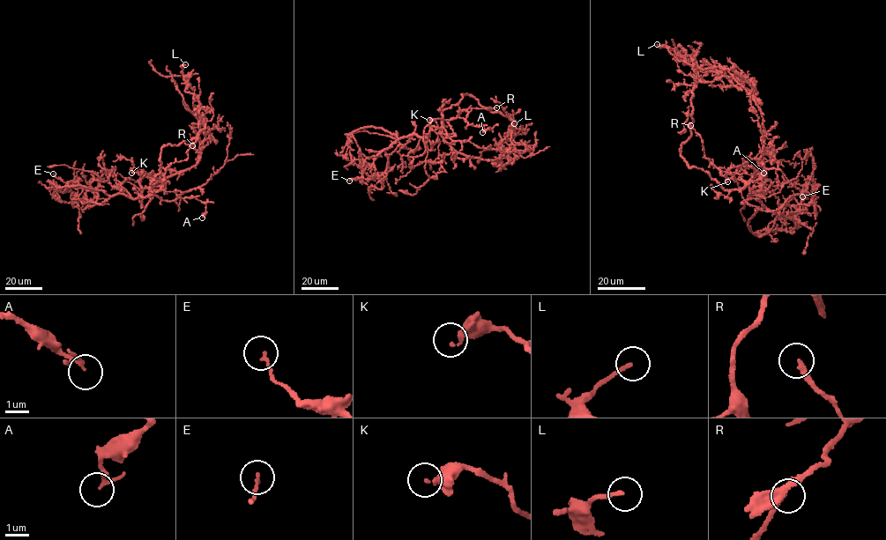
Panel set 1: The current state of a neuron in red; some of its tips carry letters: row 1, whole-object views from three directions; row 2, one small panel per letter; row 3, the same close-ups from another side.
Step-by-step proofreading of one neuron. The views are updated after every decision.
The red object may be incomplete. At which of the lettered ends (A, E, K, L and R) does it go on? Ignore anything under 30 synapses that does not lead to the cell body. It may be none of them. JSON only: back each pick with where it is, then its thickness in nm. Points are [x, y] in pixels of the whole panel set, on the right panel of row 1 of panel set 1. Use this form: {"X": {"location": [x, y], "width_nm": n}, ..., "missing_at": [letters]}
{"missing_at": []}

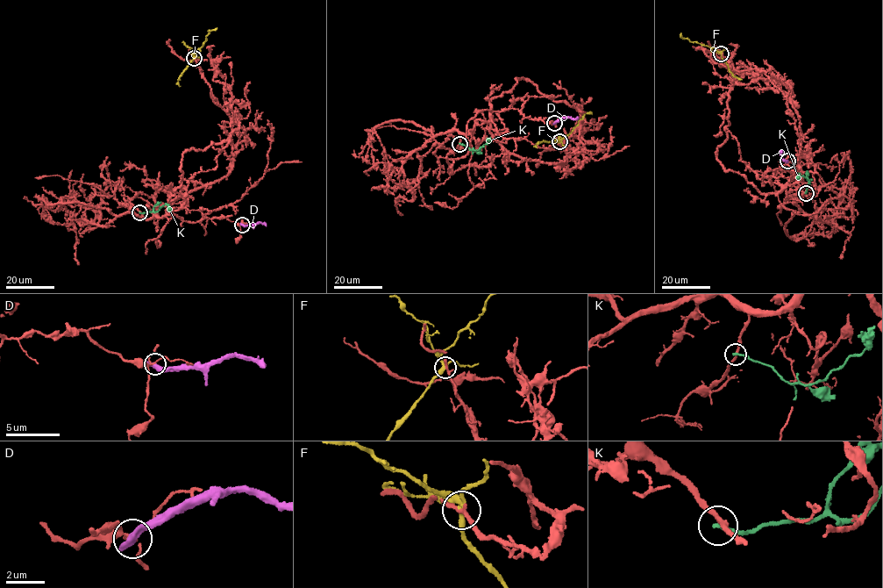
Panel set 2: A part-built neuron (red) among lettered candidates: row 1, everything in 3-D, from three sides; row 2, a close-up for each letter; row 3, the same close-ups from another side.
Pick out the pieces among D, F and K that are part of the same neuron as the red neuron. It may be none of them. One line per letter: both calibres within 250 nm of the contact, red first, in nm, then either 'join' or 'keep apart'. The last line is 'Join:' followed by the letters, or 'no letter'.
D: 170 nm thick on the red side, 500 nm on the other; keep apart
F: 220 nm thick on the red side, 260 nm on the other; keep apart
K: 240 nm thick on the red side, 240 nm on the other; keep apart
Join: no letter

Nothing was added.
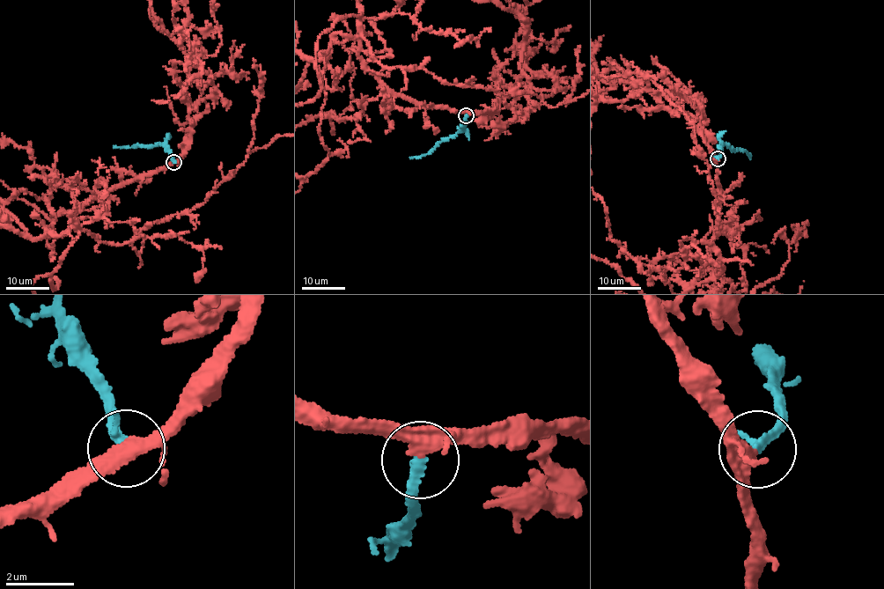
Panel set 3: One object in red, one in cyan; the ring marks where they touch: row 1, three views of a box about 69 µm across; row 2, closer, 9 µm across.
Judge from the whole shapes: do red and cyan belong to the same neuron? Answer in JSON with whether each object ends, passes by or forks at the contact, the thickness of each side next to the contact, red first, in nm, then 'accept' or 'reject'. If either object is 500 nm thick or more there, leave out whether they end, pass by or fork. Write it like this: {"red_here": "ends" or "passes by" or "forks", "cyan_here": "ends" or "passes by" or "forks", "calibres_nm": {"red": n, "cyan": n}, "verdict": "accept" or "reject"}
{"red_here": "passes by", "cyan_here": "passes by", "calibres_nm": {"red": 420, "cyan": 190}, "verdict": "accept"}

